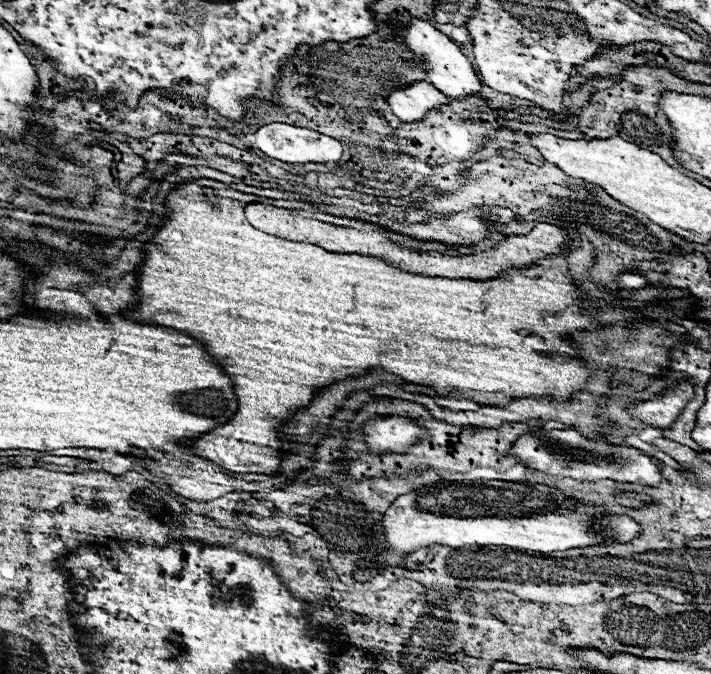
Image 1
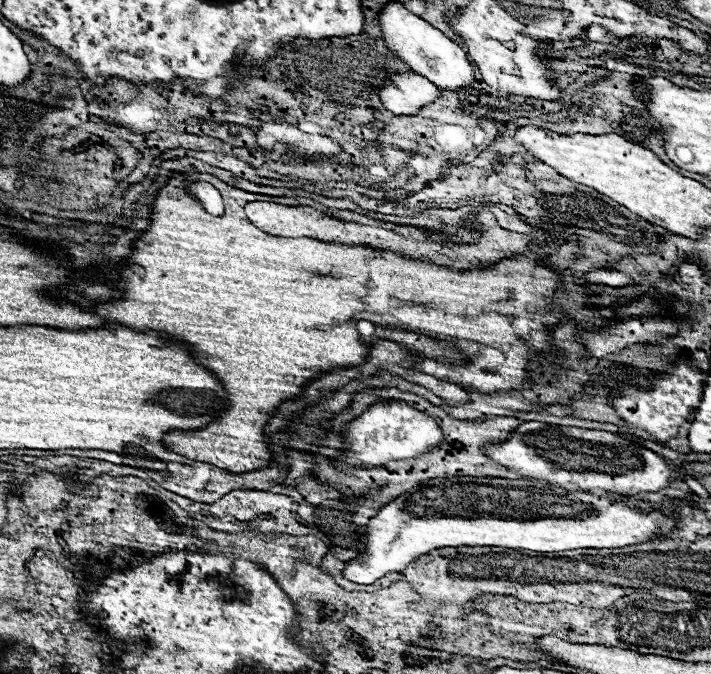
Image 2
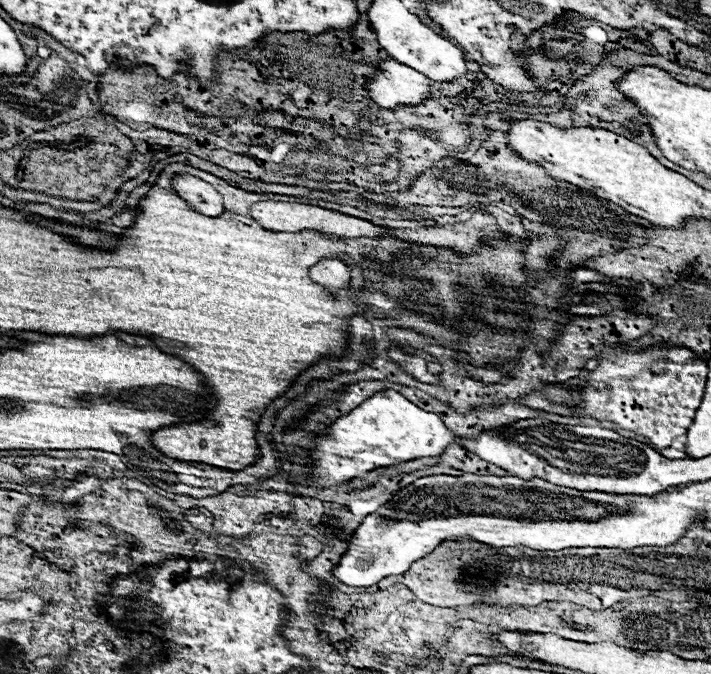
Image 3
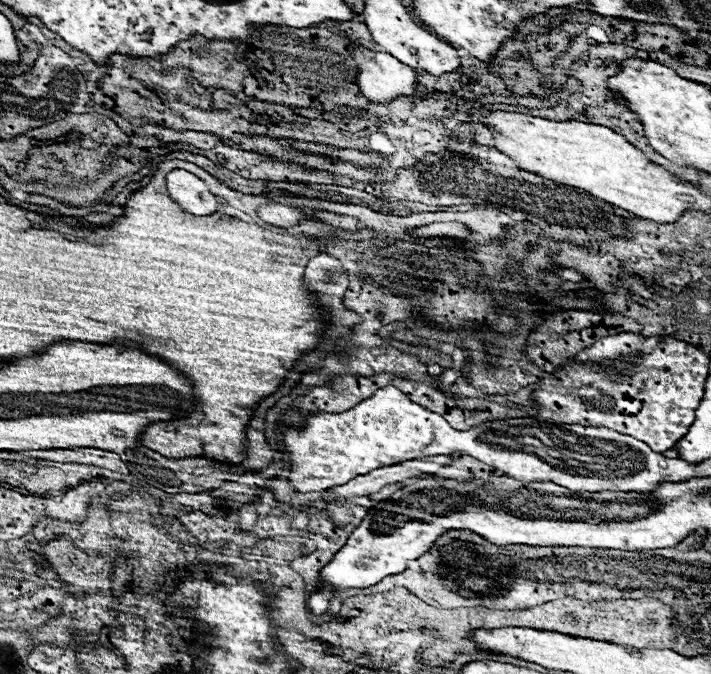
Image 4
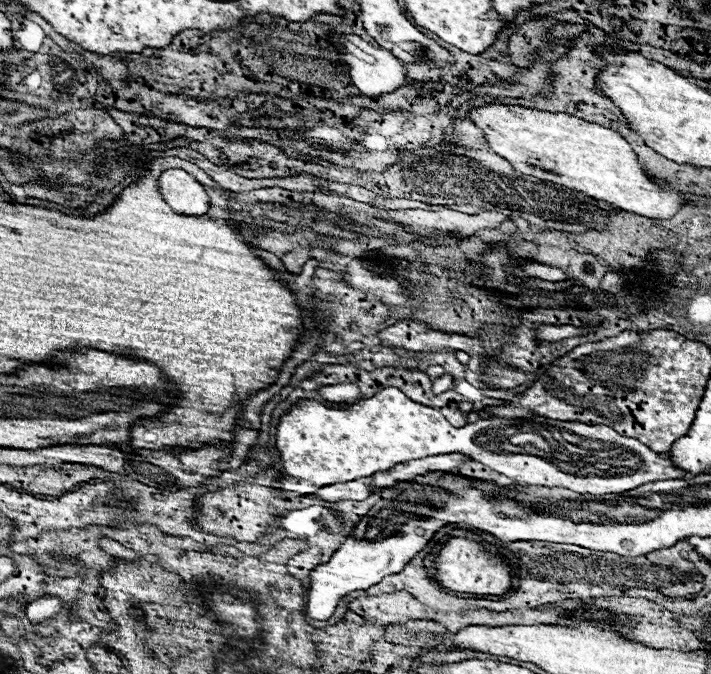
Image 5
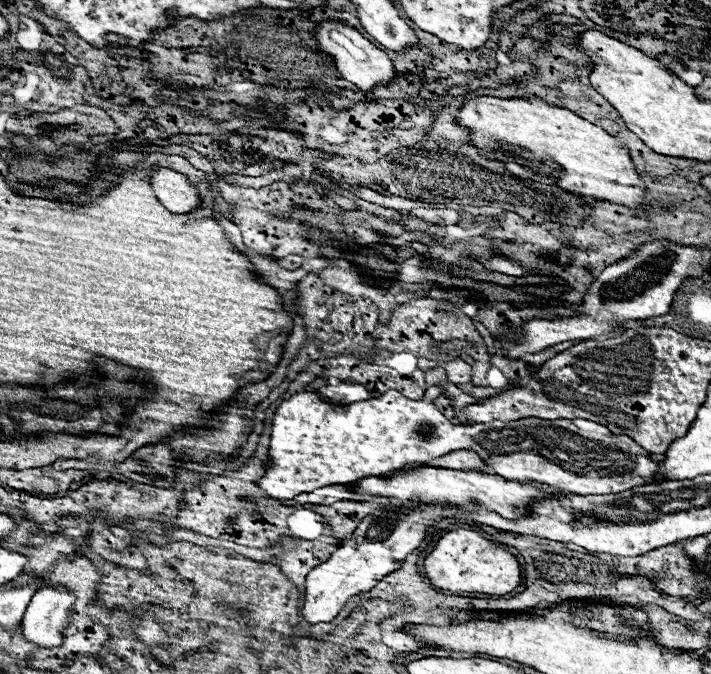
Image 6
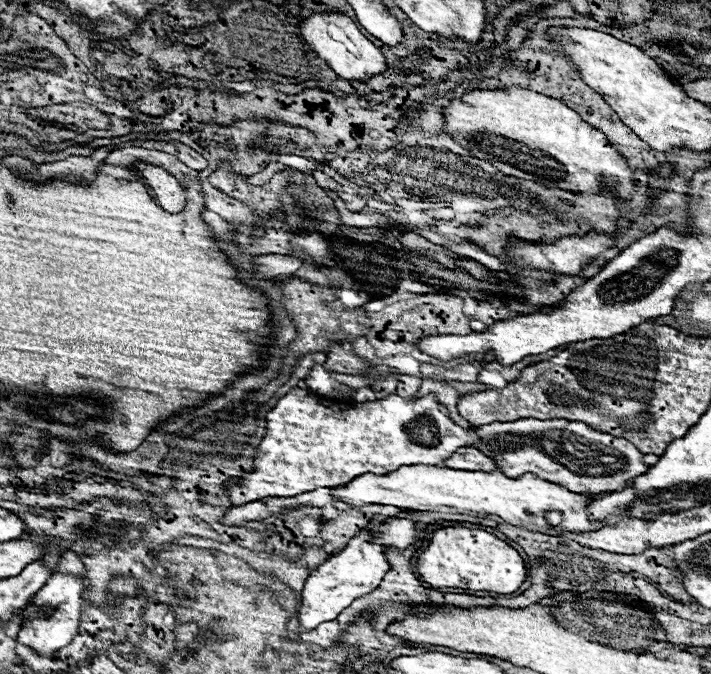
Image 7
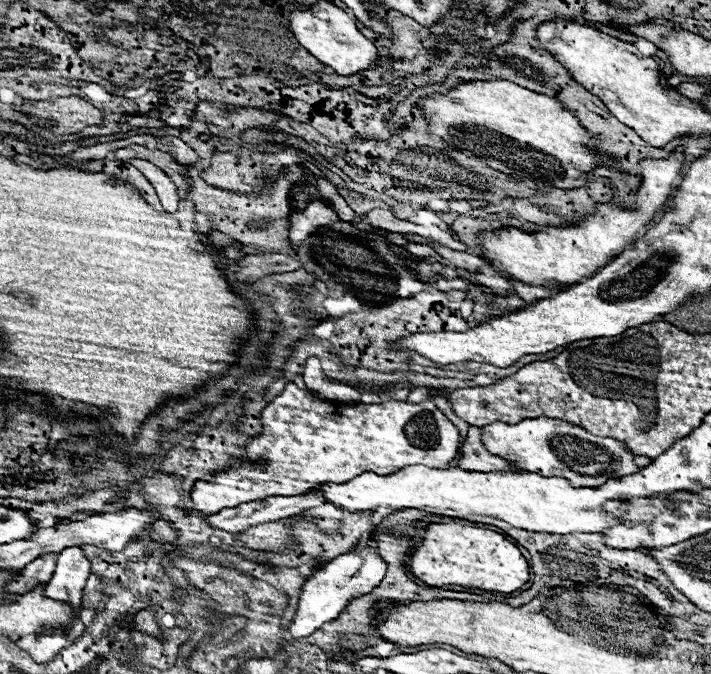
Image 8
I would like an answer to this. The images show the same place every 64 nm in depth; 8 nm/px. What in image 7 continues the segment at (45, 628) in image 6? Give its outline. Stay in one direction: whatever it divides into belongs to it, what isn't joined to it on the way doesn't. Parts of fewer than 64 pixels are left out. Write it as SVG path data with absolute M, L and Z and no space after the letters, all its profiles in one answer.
M64 552L60 558L58 570L48 578L48 582L36 592L32 604L38 608L52 608L52 612L46 612L44 618L26 618L20 632L18 642L34 648L38 654L54 654L56 650L68 646L68 642L76 636L76 626L80 622L80 602L82 602L82 574L84 564L80 562L80 556L76 552Z

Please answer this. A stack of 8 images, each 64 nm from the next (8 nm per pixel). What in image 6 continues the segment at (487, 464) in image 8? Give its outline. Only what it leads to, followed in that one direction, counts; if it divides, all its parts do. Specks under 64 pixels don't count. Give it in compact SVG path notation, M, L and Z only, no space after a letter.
M456 450L452 454L446 454L446 456L440 456L440 458L432 458L428 462L422 462L422 464L408 464L408 466L402 466L400 470L392 470L390 474L382 474L380 478L390 478L394 474L400 474L400 472L408 472L408 470L414 470L418 466L432 466L432 468L448 468L448 470L468 470L468 468L476 468L476 466L486 466L480 456L476 456L476 452L470 452L470 450Z

